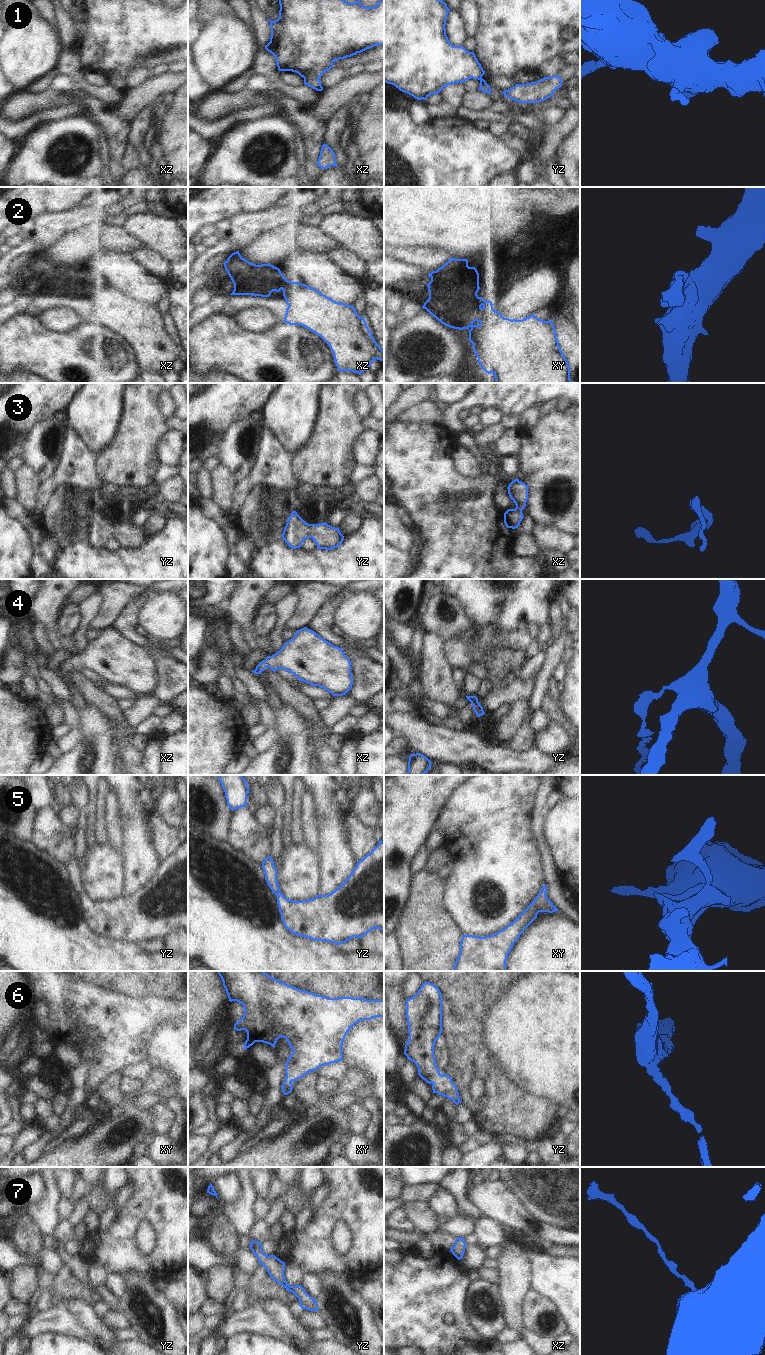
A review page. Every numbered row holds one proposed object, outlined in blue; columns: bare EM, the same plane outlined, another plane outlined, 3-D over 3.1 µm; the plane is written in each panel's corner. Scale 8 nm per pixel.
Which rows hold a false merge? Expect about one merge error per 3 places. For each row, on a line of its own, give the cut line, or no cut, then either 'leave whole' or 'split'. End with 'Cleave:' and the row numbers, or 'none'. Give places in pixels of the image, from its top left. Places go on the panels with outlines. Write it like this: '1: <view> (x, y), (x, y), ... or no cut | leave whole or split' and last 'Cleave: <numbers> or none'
1: yz (481, 77), (479, 79) | split
2: xy (478, 297), (475, 300), (476, 308), (469, 316), (469, 326) | split
3: no cut | leave whole
4: no cut | leave whole
5: no cut | leave whole
6: no cut | leave whole
7: no cut | leave whole
Cleave: 1, 2

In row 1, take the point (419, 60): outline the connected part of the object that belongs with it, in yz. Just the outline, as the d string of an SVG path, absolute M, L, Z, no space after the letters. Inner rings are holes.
M384 0L384 82L417 100L426 100L445 86L482 78L485 71L474 52L467 51L463 46L453 46L448 40L445 25L449 11L441 0Z

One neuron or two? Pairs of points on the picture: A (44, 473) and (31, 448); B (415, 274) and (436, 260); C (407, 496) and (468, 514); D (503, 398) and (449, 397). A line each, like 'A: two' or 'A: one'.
A: one
B: two
C: one
D: two

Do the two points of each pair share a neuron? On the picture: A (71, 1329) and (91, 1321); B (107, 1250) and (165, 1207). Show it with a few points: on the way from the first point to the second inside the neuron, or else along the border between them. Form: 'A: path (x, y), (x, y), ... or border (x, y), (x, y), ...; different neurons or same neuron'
A: border (66, 1308), (93, 1335), (101, 1339); different neurons
B: path (122, 1235), (122, 1232), (150, 1205); same neuron

